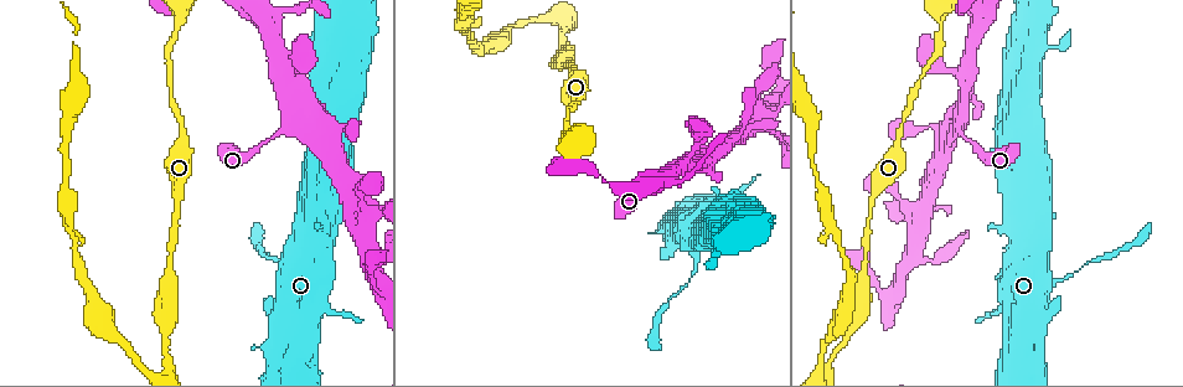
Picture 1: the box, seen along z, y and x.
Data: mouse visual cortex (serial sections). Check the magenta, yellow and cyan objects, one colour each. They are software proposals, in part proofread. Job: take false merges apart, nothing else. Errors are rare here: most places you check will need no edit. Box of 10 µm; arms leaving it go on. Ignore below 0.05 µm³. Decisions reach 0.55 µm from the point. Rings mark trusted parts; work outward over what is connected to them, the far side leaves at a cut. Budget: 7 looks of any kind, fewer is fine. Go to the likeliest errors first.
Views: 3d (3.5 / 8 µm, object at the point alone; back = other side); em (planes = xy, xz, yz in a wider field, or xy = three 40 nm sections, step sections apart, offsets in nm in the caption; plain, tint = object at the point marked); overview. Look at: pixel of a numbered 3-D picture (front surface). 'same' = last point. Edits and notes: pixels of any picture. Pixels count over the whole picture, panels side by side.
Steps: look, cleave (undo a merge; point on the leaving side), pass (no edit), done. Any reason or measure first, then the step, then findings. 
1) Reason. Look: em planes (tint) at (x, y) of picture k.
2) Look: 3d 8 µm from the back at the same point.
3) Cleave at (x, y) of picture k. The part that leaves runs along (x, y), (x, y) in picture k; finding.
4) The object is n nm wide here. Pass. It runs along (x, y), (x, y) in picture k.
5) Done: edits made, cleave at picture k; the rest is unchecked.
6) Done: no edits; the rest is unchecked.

Sharp bend. Look: 3d 3.5 µm at (959, 126) of picture 1.

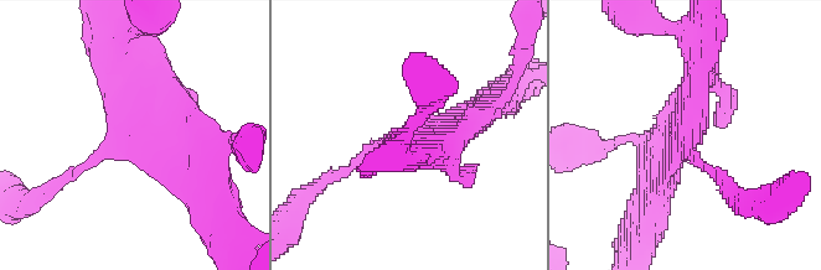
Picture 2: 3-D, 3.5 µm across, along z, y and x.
Shape alone is not enough. Look: em xy step 1 (tint) at (144, 136) of picture 2.

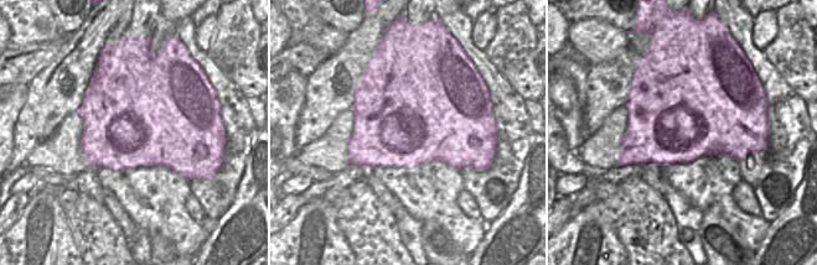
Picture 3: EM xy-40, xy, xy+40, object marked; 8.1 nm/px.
Look: em planes (tint) at the same point.

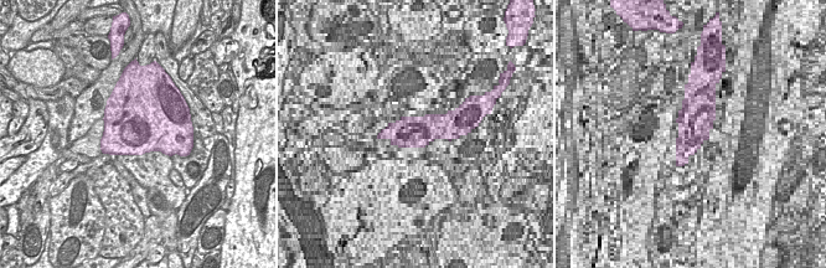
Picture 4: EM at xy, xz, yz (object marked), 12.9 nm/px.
Pass. All the same cell.

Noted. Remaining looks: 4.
Calibre changes. Look: 3d 3.5 µm at (70, 222) of picture 1.

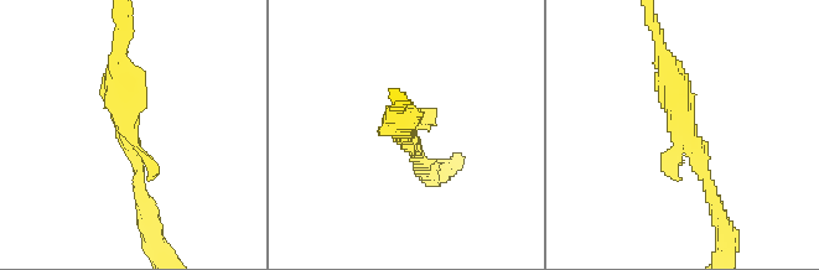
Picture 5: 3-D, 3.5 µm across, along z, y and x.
Now the EM. Look: em xy step 1 (tint) at (408, 137) of picture 5.

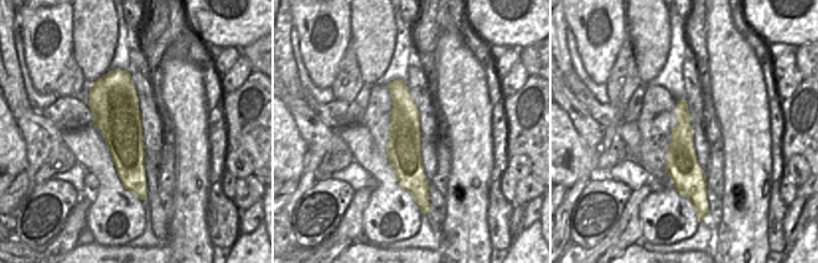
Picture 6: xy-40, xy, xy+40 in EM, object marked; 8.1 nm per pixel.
Pass. It runs along (716, 204), (662, 52) in picture 5; one cell here.

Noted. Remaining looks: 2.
Done: no edits; the rest is unchecked.

